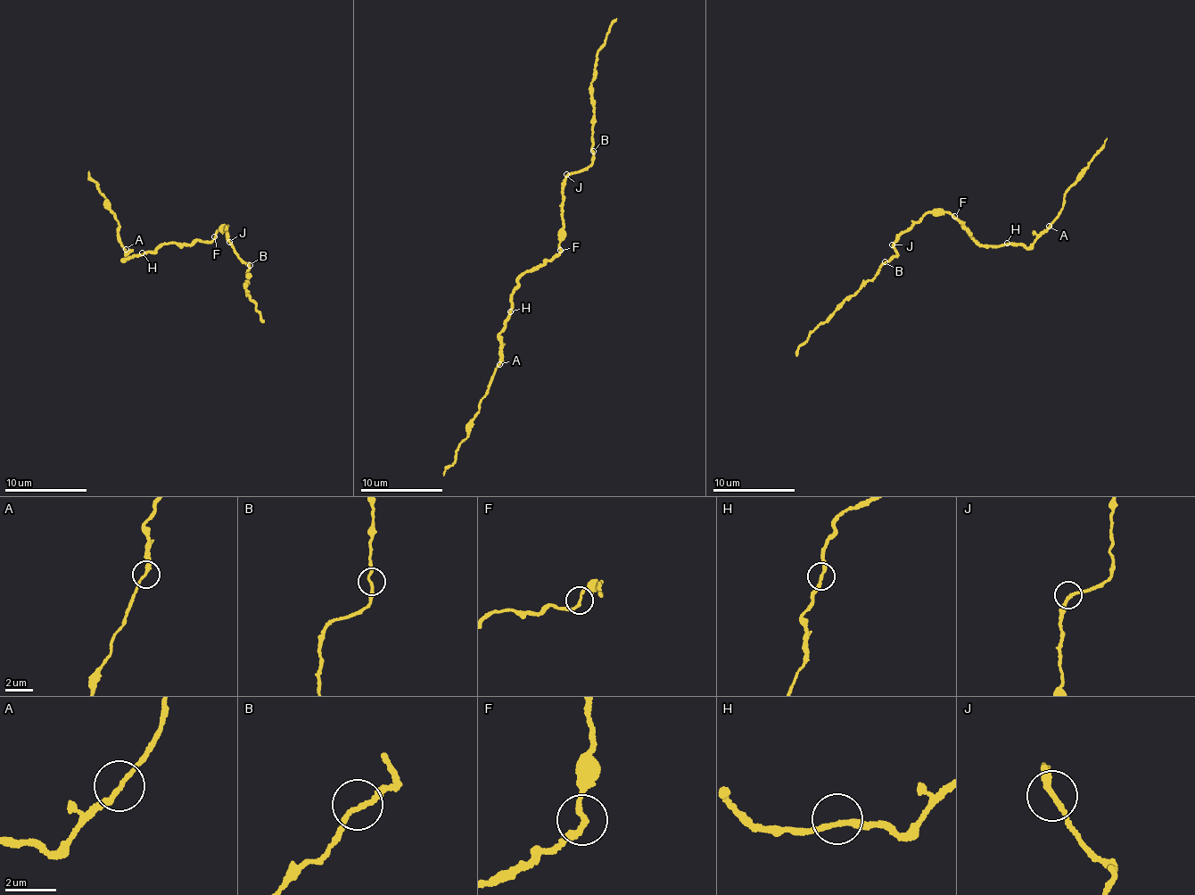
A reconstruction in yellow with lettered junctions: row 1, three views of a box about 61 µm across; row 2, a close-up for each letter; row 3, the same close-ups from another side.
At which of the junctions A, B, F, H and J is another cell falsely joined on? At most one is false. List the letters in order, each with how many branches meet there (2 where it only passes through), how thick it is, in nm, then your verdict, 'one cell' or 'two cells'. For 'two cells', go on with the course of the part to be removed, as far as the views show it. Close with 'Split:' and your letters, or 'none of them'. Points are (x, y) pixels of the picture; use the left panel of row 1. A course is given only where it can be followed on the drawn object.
A: 2 branches meet; 190 nm thick; one cell
B: 2 branches meet; 180 nm thick; one cell
F: 2 branches meet; 190 nm thick; one cell
H: 2 branches meet; 200 nm thick; one cell
J: 2 branches meet; 190 nm thick; one cell
Split: none of them

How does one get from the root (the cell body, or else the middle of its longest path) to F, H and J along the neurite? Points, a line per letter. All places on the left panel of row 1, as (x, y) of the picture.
F: (203, 242), (214, 236)
H: (203, 242), (173, 243), (160, 246), (153, 253), (148, 251), (144, 255), (142, 252)
J: (203, 242), (211, 240), (223, 223), (228, 227), (226, 228), (229, 242)

